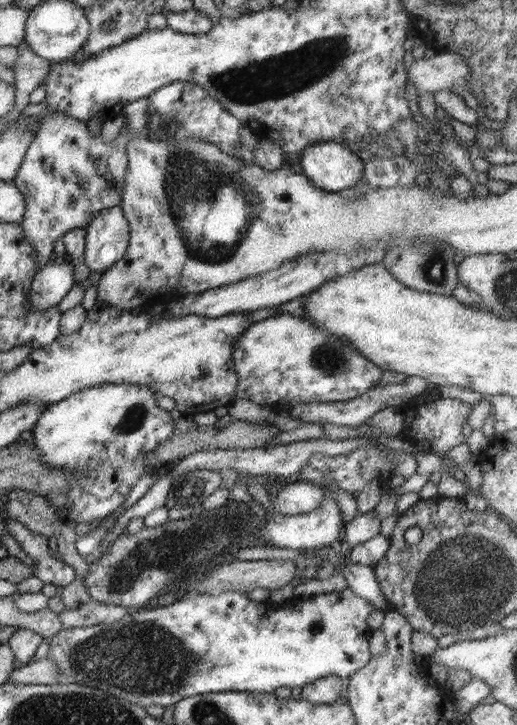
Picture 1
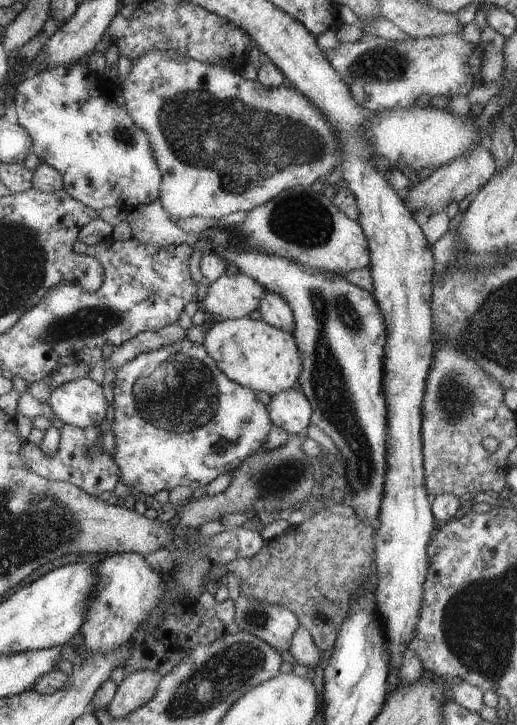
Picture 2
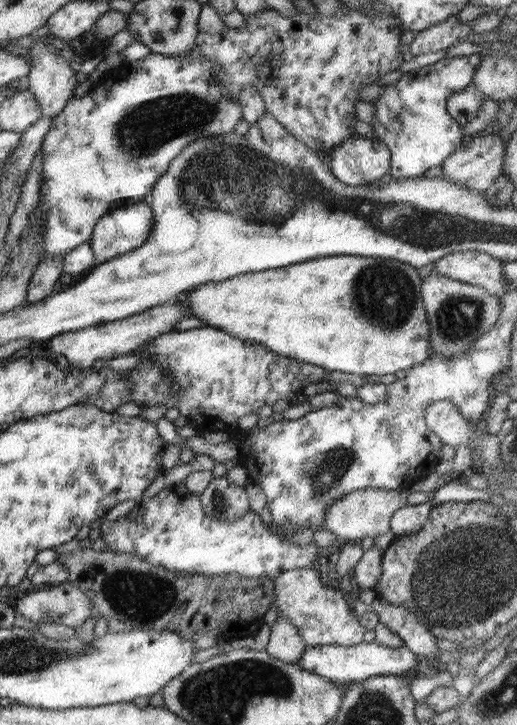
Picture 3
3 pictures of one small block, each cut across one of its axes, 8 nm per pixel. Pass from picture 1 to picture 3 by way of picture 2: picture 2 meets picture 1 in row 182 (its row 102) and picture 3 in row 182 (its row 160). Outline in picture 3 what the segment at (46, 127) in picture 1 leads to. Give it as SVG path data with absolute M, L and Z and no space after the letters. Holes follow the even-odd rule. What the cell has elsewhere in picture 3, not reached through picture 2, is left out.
M198 46L194 48L194 50L189 55L182 55L181 57L173 57L173 56L166 56L165 54L160 53L149 53L146 57L142 59L138 59L135 61L125 61L125 63L118 67L117 70L114 70L113 72L107 72L106 76L104 76L102 81L98 81L94 84L93 88L84 96L83 98L72 98L69 100L67 106L54 118L54 121L52 121L52 127L51 129L46 133L46 137L44 138L44 141L42 142L41 152L40 156L42 156L42 176L41 176L41 192L39 197L39 206L36 207L36 211L34 211L34 214L30 215L30 229L28 229L27 234L31 230L39 230L41 234L41 239L43 240L43 251L40 255L39 264L46 259L51 259L52 257L59 257L64 256L65 254L68 254L74 247L80 246L80 244L88 243L91 239L92 233L94 231L94 228L96 227L96 224L98 224L98 221L102 216L106 215L110 211L113 211L115 207L117 206L124 206L126 204L130 204L133 202L137 202L140 200L148 199L148 196L151 194L152 189L154 188L154 185L156 184L156 181L165 173L170 166L170 163L172 163L172 160L182 152L184 148L189 143L192 143L194 140L197 140L201 137L210 137L214 134L224 134L224 133L232 133L234 132L234 128L236 124L238 124L238 121L242 119L242 106L236 101L234 98L226 98L223 94L220 94L220 84L218 84L218 81L212 80L214 79L213 74L213 68L215 68L215 62L212 59L209 59L208 57L205 57L203 55L203 52L198 49Z

